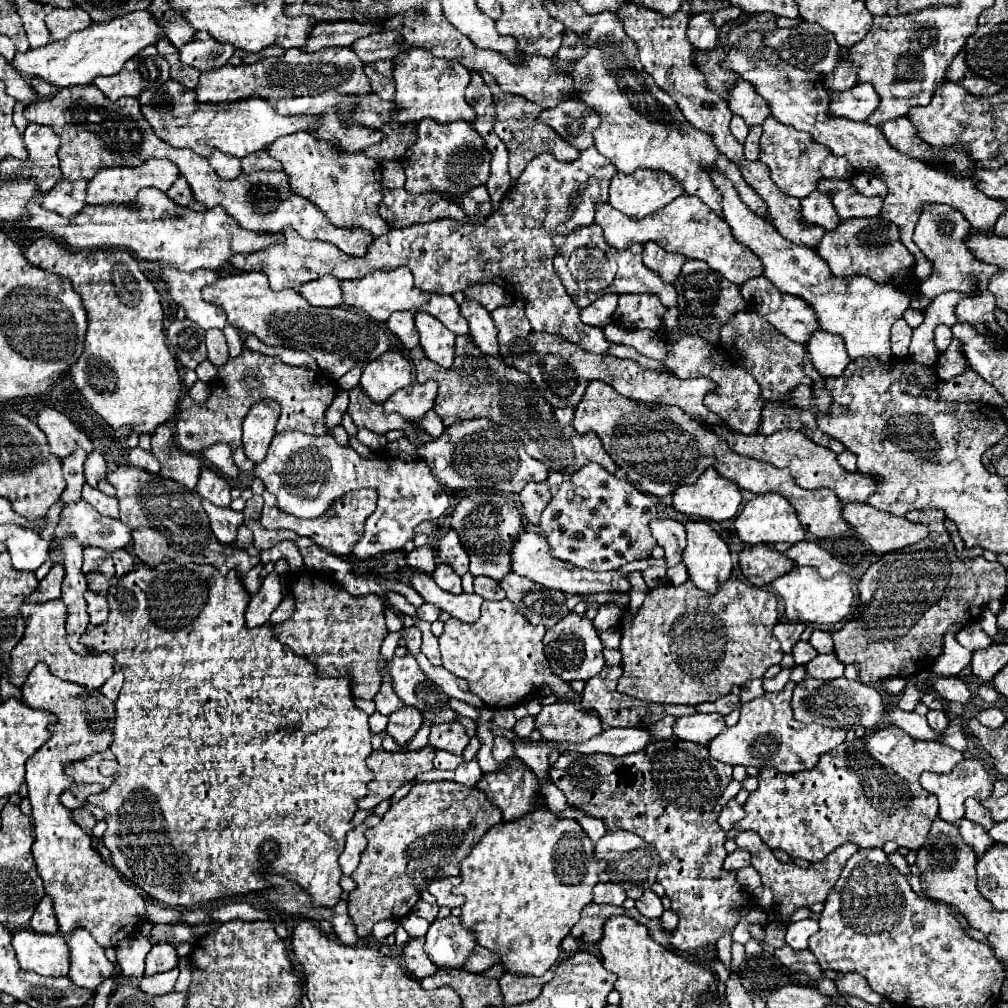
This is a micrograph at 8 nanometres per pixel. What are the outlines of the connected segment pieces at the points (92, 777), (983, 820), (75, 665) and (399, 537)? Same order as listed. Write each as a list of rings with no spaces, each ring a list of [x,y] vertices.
[[[106,749],[104,753],[90,755],[90,757],[78,761],[78,763],[70,765],[66,771],[68,771],[68,775],[70,775],[76,783],[100,783],[100,785],[108,787],[108,785],[110,785],[110,779],[102,777],[100,771],[98,771],[100,761],[104,761],[104,759],[114,759],[114,755],[110,753],[110,749]]]
[[[966,799],[966,819],[980,823],[986,831],[990,831],[990,827],[994,825],[990,811],[986,811],[986,807],[982,807],[978,799]]]
[[[52,599],[46,603],[24,603],[20,607],[20,615],[26,621],[26,631],[24,637],[18,641],[18,647],[14,647],[12,655],[12,667],[10,667],[10,681],[20,687],[26,681],[26,675],[32,671],[32,667],[38,661],[46,661],[50,671],[66,681],[90,687],[90,689],[100,689],[102,683],[114,673],[114,657],[108,653],[102,655],[78,655],[74,653],[68,643],[66,643],[66,605],[62,599]]]
[[[302,431],[276,433],[272,443],[270,443],[266,459],[256,465],[254,473],[256,473],[256,477],[262,479],[266,489],[272,495],[276,495],[278,507],[282,511],[290,513],[290,515],[296,515],[296,517],[320,517],[324,511],[330,509],[330,505],[340,495],[346,495],[352,489],[360,489],[360,487],[376,489],[378,491],[376,511],[366,519],[364,535],[362,535],[362,539],[358,539],[358,545],[354,545],[352,555],[356,559],[370,559],[370,557],[376,557],[376,555],[382,555],[382,553],[404,547],[406,541],[414,539],[414,529],[416,529],[418,523],[440,517],[450,505],[446,489],[432,475],[426,461],[422,461],[422,459],[404,461],[404,459],[398,459],[398,457],[380,457],[376,453],[372,453],[370,457],[362,457],[350,445],[340,445],[334,439],[332,433],[320,435],[320,437],[312,437],[312,435],[306,435]]]

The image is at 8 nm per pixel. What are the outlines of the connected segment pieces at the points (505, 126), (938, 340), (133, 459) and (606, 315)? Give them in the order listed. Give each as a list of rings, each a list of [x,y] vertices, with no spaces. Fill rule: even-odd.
[[[480,73],[480,75],[486,81],[486,85],[490,87],[492,97],[494,97],[494,103],[496,103],[496,123],[494,123],[494,131],[504,141],[504,145],[508,147],[512,181],[516,181],[518,175],[528,165],[528,161],[532,157],[540,155],[540,153],[546,153],[548,151],[548,153],[552,153],[560,161],[574,161],[578,157],[578,151],[574,147],[570,147],[570,143],[566,143],[552,127],[546,127],[544,123],[538,123],[538,115],[542,113],[542,107],[538,107],[536,103],[530,103],[528,99],[524,99],[520,95],[506,95],[488,73]]]
[[[938,325],[934,331],[934,343],[936,351],[938,351],[938,353],[944,353],[944,351],[946,351],[946,347],[950,345],[950,341],[952,341],[950,327],[946,327],[946,325]]]
[[[134,447],[130,449],[130,455],[128,455],[130,463],[136,465],[136,467],[142,467],[150,473],[158,473],[160,471],[160,465],[158,465],[158,459],[150,453],[150,451],[144,451],[142,447]]]
[[[606,293],[600,299],[596,299],[592,305],[584,307],[580,311],[580,319],[588,325],[604,327],[612,321],[612,313],[616,311],[616,303],[618,303],[618,295],[616,293]]]

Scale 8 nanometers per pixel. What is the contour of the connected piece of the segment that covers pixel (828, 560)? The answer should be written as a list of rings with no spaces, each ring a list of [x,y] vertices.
[[[800,541],[796,545],[792,545],[786,551],[786,557],[792,559],[796,565],[812,565],[820,571],[820,575],[824,579],[834,577],[836,573],[848,573],[848,575],[856,575],[854,569],[846,563],[840,563],[836,557],[832,557],[826,549],[822,549],[818,543],[810,543],[810,541]]]

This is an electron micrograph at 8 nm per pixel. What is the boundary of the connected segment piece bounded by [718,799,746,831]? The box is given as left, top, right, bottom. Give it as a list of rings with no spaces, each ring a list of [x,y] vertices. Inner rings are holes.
[[[732,799],[732,801],[730,801],[730,803],[720,811],[718,825],[722,827],[722,831],[730,831],[730,829],[732,829],[732,825],[734,825],[736,821],[740,821],[744,815],[746,815],[746,813],[744,813],[744,809],[738,805],[738,801],[736,801],[736,799]]]

